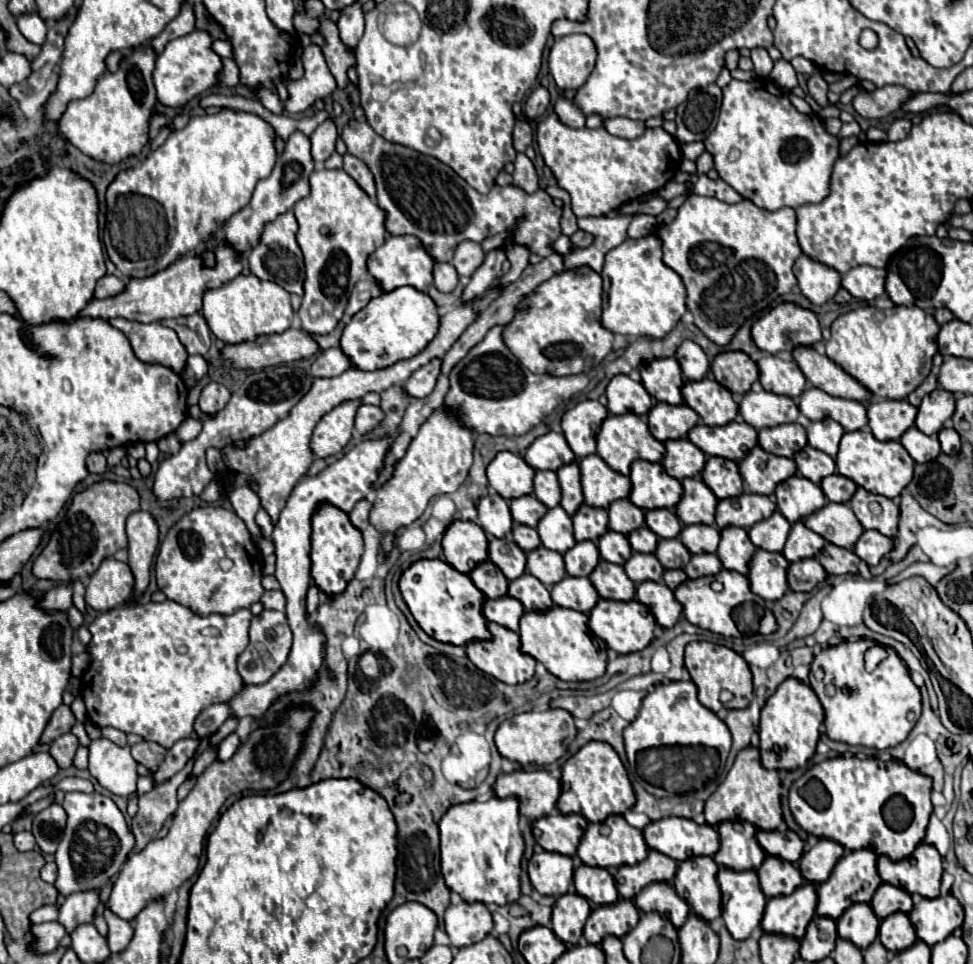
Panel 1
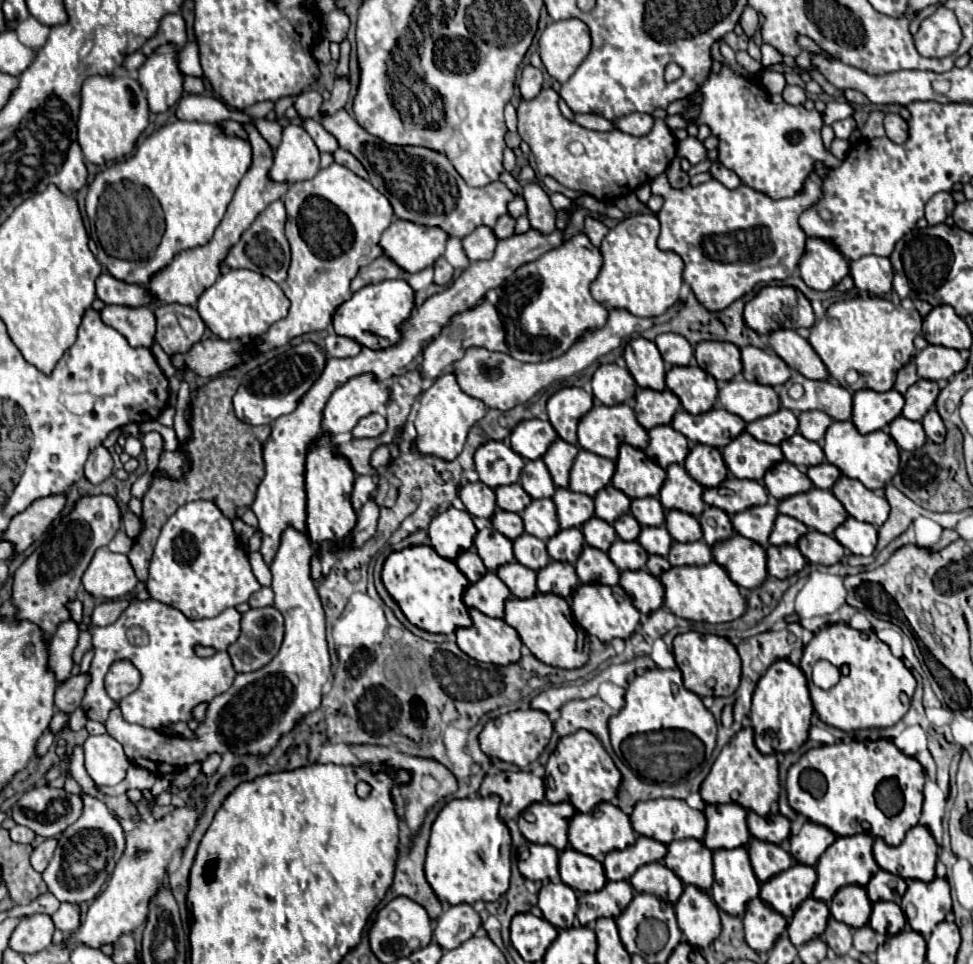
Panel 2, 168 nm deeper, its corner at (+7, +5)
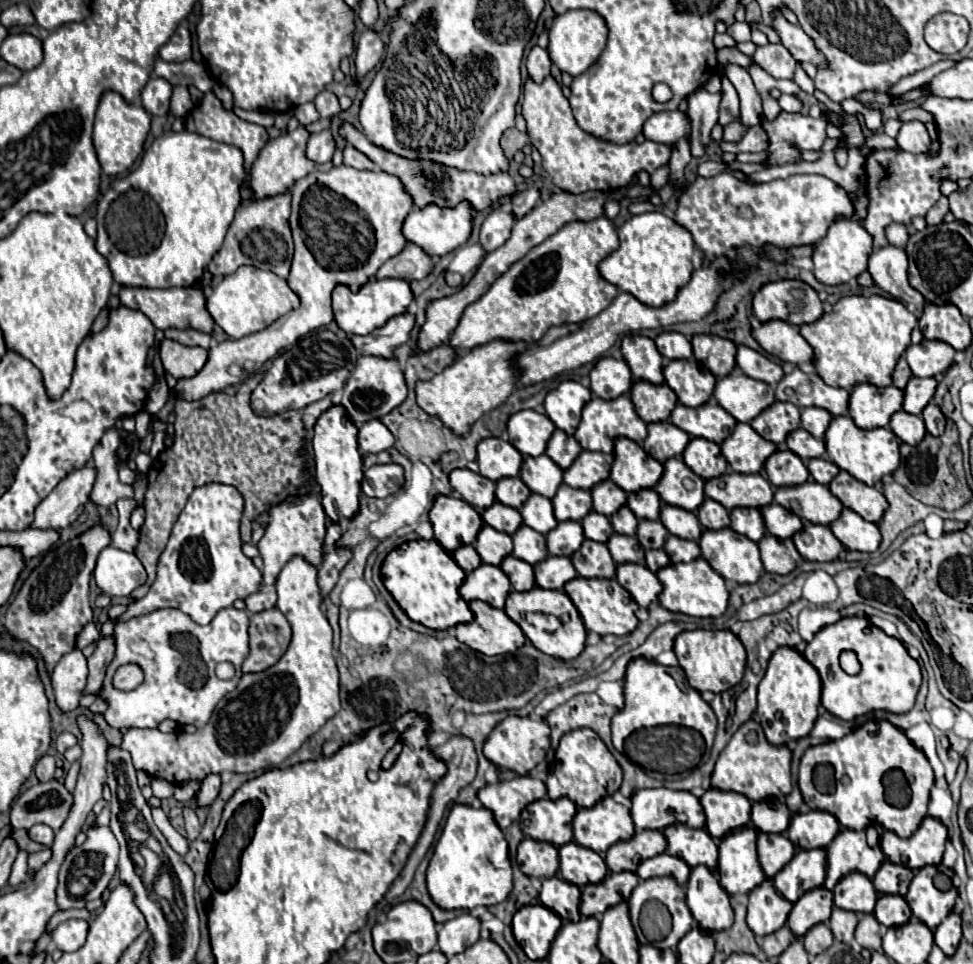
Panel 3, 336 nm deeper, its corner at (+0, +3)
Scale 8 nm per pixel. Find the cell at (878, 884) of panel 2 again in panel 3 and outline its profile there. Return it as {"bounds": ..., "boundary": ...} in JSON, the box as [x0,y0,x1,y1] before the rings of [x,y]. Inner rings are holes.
{"bounds":[872,861,912,895],"boundary":[[[884,861],[876,871],[876,875],[872,877],[872,883],[878,893],[892,893],[892,895],[906,895],[910,881],[912,871],[892,861]]]}

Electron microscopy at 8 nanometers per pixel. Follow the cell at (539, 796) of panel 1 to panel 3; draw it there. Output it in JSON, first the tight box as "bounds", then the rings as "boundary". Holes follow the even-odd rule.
{"bounds":[478,775,546,829],"boundary":[[[530,775],[500,781],[496,785],[486,785],[478,791],[478,799],[486,809],[492,811],[494,821],[500,829],[506,829],[517,821],[528,803],[544,797],[546,785]]]}

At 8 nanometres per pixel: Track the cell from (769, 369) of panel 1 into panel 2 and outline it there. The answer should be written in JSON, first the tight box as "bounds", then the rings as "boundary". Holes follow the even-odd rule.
{"bounds":[743,347,791,385],"boundary":[[[743,347],[743,377],[747,381],[755,381],[761,385],[783,385],[791,377],[791,369],[787,363],[775,355],[773,351],[765,351],[759,347]]]}

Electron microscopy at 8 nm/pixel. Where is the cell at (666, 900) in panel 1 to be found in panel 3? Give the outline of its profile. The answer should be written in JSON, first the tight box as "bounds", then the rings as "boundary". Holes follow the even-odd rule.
{"bounds":[636,853,690,885],"boundary":[[[660,853],[656,857],[644,859],[638,865],[636,875],[640,879],[650,879],[652,875],[672,875],[680,885],[684,885],[688,881],[690,867],[680,857],[674,857],[674,855],[668,855],[668,853]]]}

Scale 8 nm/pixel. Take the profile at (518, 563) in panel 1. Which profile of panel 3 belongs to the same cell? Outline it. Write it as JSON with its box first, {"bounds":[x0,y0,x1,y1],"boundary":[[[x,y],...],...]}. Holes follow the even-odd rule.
{"bounds":[474,525,512,565],"boundary":[[[482,525],[482,529],[478,531],[474,549],[478,551],[484,563],[500,565],[504,555],[512,553],[512,537],[508,533],[492,529],[490,525]]]}

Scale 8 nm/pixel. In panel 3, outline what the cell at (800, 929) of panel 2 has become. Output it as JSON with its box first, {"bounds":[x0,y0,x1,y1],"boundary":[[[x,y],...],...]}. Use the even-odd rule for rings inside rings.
{"bounds":[788,887,832,937],"boundary":[[[816,887],[806,891],[792,907],[788,915],[788,925],[796,937],[802,937],[810,927],[826,923],[832,913],[832,891],[826,887]]]}

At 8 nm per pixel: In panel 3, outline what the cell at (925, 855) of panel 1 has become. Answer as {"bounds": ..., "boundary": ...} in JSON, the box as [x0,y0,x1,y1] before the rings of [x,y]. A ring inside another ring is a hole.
{"bounds":[880,817,946,869],"boundary":[[[926,817],[916,833],[900,839],[892,831],[884,831],[880,837],[880,847],[892,863],[906,865],[910,869],[920,869],[926,865],[940,865],[946,843],[946,827],[934,817]]]}

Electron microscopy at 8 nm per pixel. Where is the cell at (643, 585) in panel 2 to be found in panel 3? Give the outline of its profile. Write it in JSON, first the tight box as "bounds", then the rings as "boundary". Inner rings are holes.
{"bounds":[616,563,662,607],"boundary":[[[642,563],[616,565],[616,581],[636,599],[640,607],[648,607],[658,599],[658,593],[662,591],[658,577]]]}

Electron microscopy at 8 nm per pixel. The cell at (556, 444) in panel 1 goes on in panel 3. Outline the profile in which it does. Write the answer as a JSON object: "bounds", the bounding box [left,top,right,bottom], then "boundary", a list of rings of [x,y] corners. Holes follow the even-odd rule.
{"bounds":[508,409,554,455],"boundary":[[[532,409],[518,411],[508,419],[508,435],[510,443],[522,455],[542,455],[546,451],[546,443],[554,433],[554,423]]]}

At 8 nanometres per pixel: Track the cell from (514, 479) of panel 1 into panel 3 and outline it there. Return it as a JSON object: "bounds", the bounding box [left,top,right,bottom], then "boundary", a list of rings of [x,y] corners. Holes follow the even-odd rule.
{"bounds":[478,437,522,481],"boundary":[[[488,437],[478,443],[478,457],[480,475],[488,477],[490,481],[498,481],[502,477],[516,477],[522,465],[522,455],[512,447],[512,443],[500,437]]]}

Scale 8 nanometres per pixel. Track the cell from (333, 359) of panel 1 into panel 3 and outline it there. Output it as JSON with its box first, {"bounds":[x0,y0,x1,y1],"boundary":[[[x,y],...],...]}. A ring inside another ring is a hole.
{"bounds":[350,311,416,357],"boundary":[[[410,311],[392,317],[384,327],[372,331],[370,335],[364,337],[350,337],[352,343],[356,343],[356,349],[362,355],[382,355],[382,357],[390,357],[400,345],[410,341],[410,331],[414,327],[416,319]]]}

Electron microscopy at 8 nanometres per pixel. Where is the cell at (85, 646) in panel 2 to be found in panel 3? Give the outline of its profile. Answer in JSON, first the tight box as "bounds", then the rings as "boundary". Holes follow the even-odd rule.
{"bounds":[115,483,262,625],"boundary":[[[206,483],[196,487],[174,523],[164,553],[160,555],[156,581],[146,597],[130,603],[126,613],[115,618],[116,621],[124,622],[156,609],[174,607],[190,615],[196,623],[208,625],[220,609],[230,607],[236,599],[246,599],[258,591],[262,573],[240,549],[240,517],[242,495],[236,487],[224,483]]]}

